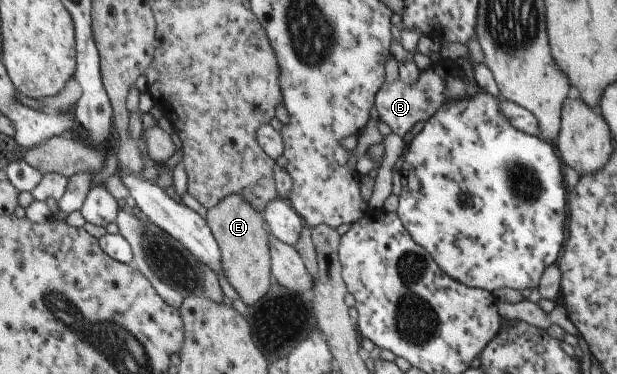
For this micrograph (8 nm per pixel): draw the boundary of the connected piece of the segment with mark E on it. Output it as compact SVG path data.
M229 193L229 196L224 197L219 204L214 205L213 209L206 211L204 220L207 227L211 230L219 251L221 251L221 271L223 271L223 277L233 287L233 291L239 295L239 299L246 306L252 306L253 303L256 303L257 300L265 295L271 283L271 279L269 279L271 275L271 257L269 257L269 243L267 243L270 232L262 213L255 211L241 195Z

